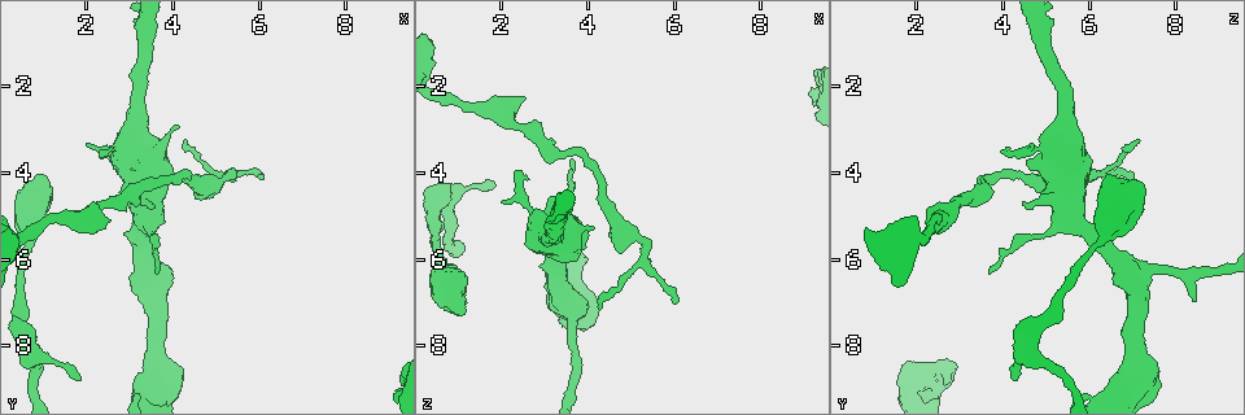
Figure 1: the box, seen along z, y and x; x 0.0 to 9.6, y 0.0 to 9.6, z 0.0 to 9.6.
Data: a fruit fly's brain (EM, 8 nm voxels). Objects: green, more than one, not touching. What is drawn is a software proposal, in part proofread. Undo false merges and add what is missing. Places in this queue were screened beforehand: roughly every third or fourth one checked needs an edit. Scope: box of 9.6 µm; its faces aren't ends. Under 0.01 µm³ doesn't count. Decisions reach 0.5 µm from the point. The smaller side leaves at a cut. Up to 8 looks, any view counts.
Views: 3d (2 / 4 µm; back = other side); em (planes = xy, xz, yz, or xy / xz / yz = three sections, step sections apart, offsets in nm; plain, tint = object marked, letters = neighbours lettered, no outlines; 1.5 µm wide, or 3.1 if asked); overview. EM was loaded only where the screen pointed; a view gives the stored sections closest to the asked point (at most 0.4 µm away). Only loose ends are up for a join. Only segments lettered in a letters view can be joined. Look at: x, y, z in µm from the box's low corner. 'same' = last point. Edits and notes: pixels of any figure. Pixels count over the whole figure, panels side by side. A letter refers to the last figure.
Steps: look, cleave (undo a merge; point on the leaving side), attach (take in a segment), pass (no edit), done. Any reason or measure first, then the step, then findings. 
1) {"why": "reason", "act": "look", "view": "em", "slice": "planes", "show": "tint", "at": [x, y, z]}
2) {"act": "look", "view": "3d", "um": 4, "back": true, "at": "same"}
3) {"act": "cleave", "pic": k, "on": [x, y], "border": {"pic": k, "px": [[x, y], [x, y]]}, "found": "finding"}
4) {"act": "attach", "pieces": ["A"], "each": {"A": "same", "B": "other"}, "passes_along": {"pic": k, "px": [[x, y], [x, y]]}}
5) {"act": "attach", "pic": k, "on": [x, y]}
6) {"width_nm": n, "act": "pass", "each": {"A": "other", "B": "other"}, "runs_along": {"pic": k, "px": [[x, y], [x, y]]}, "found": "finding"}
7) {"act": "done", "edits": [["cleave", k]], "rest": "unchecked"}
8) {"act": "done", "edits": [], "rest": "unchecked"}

{"why": "an open end", "act": "look", "view": "3d", "um": 4, "at": [3.45, 4.65, 4.40]}

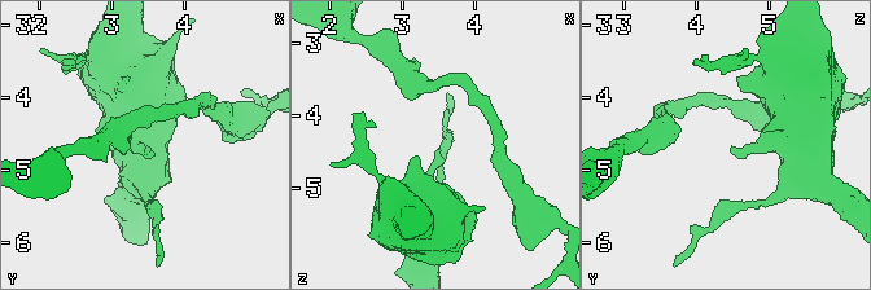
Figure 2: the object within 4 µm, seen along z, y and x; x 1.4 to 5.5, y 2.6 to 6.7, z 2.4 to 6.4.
{"why": "shape alone is not enough", "act": "look", "view": "em", "slice": "planes", "show": "letters", "at": [3.45, 4.75, 4.40]}

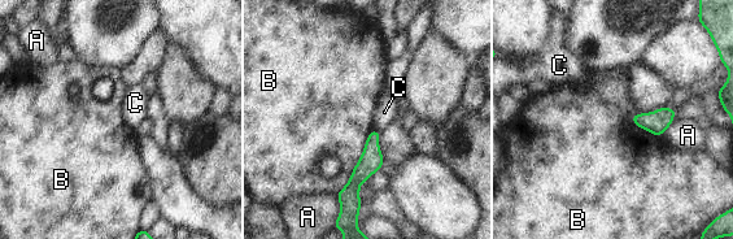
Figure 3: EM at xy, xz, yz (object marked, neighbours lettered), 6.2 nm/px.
{"longest_contact_nm": ["B", 480], "act": "pass", "each": {"A": "other", "B": "other", "C": "other"}, "runs_along": {"pic": 3, "px": [[375, 134], [371, 160], [344, 196]]}, "found": "no lettered segment goes on from it"}

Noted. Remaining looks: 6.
{"why": "an open end", "act": "look", "view": "3d", "um": 2, "at": [2.35, 3.45, 3.95]}

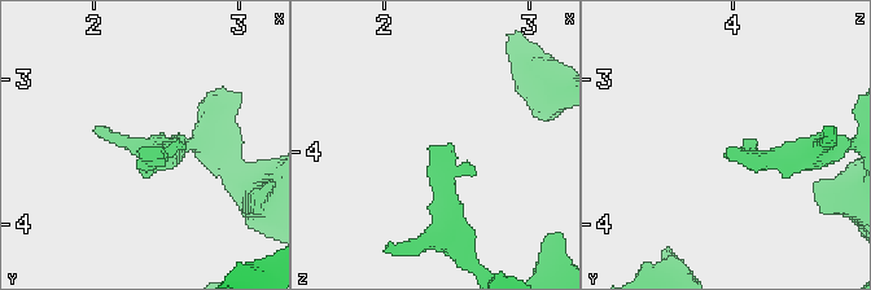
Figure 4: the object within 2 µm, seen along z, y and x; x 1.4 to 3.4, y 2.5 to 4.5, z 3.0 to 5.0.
{"why": "shape alone is not enough", "act": "look", "view": "em", "slice": "xz", "step": 4, "show": "letters", "at": [2.32, 3.50, 3.96]}

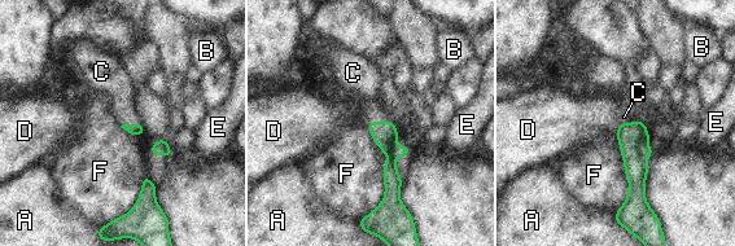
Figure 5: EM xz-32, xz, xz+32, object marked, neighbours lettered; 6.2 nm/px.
{"why": "cut it another way", "act": "look", "view": "em", "slice": "planes", "show": "letters", "at": "same"}

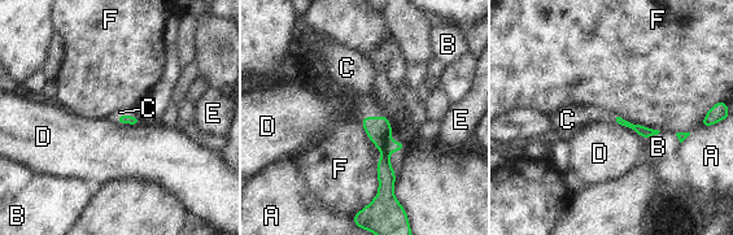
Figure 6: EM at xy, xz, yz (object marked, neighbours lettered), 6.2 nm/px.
{"act": "attach", "pieces": ["C"], "each": {"A": "other", "B": "other", "C": "same", "D": "other", "E": "other", "F": "other"}, "passes_along": {"pic": 6, "px": [[135, 121], [125, 116], [120, 112]]}, "found": "the cell continues"}

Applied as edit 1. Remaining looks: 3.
{"why": "stops while still wide", "act": "look", "view": "em", "slice": "xy", "step": 4, "show": "letters", "at": [3.20, 9.10, 6.00]}

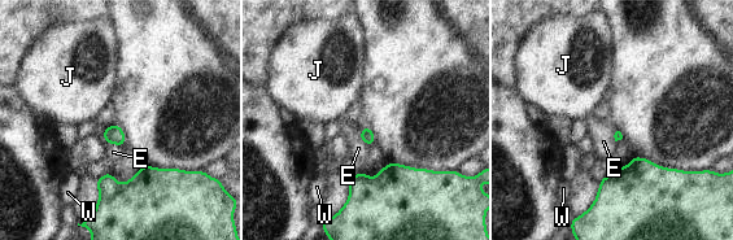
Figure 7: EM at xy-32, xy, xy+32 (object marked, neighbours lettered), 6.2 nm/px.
{"act": "look", "view": "em", "slice": "planes", "show": "letters", "at": "same"}

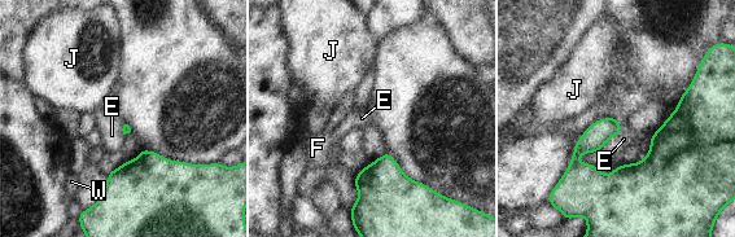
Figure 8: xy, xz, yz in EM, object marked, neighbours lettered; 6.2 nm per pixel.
{"act": "pass", "each": {"E": "other", "F": "other", "J": "other", "W": "other"}, "runs_along": {"pic": 8, "px": [[699, 110], [634, 180], [569, 174]]}, "found": "no lettered segment goes on from it"}

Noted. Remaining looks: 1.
{"act": "done", "edits": [["attach", 6]], "rest": "unchecked"}

